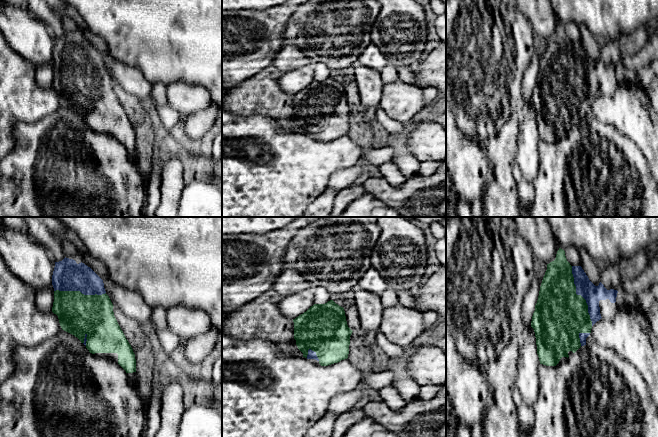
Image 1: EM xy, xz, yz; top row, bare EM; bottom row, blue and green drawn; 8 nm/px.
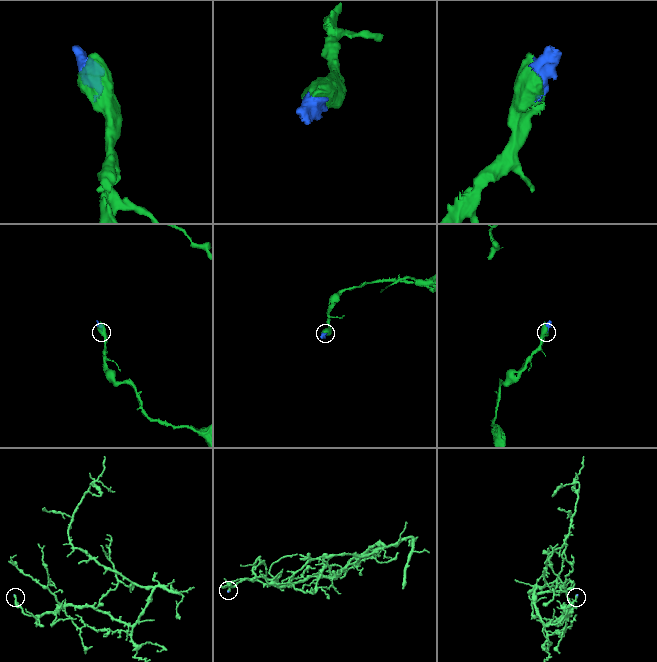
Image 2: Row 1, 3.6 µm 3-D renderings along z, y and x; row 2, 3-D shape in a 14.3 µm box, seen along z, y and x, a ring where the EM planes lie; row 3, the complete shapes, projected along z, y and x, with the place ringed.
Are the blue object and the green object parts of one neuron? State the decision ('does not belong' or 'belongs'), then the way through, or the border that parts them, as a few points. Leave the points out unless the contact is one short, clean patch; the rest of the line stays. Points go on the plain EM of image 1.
belongs

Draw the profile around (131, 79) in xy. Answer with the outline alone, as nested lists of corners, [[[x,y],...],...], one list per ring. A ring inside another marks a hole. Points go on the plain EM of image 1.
[[[110,55],[103,56],[103,59],[113,82],[116,81],[127,93],[136,96],[142,102],[149,102],[153,83],[149,82],[139,69],[126,65]]]

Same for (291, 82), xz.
[[[306,65],[283,73],[283,75],[278,79],[278,82],[284,92],[295,95],[306,88],[314,80],[315,76],[313,66]]]

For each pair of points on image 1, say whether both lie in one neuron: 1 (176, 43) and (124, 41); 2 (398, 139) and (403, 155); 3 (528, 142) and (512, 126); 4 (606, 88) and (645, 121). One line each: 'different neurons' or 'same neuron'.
1: same neuron
2: same neuron
3: different neurons
4: different neurons

